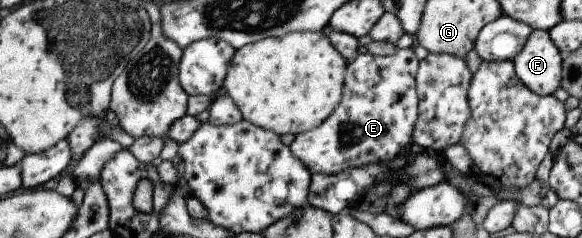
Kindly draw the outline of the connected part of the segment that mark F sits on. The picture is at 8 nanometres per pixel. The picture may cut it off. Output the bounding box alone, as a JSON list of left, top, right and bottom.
[511,30,562,96]

